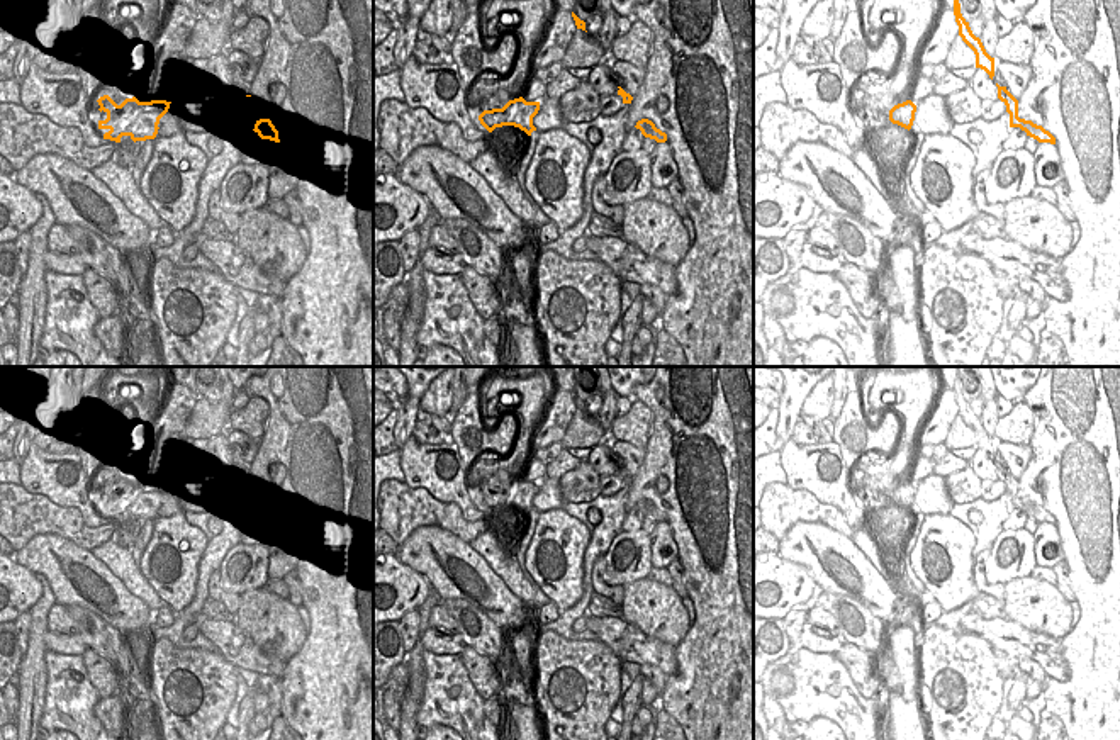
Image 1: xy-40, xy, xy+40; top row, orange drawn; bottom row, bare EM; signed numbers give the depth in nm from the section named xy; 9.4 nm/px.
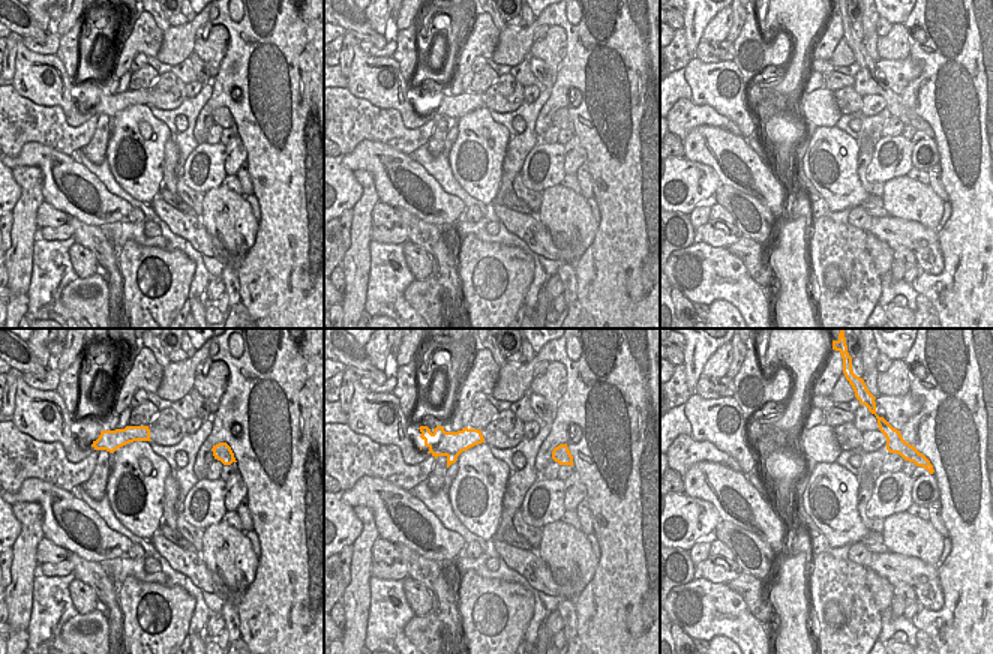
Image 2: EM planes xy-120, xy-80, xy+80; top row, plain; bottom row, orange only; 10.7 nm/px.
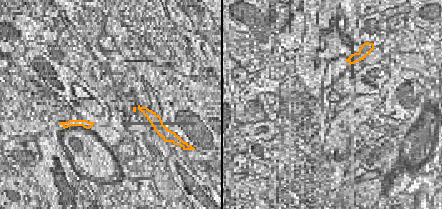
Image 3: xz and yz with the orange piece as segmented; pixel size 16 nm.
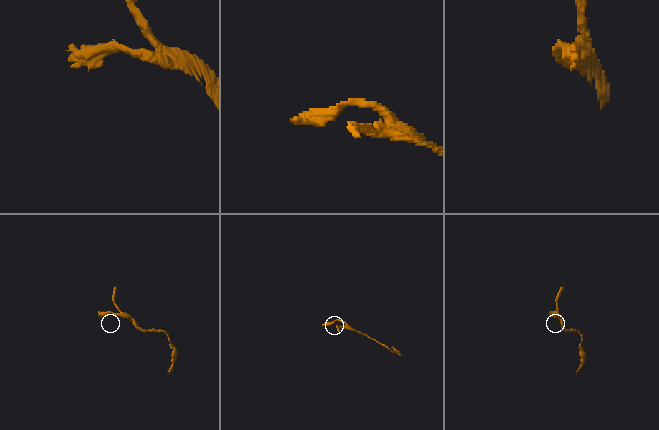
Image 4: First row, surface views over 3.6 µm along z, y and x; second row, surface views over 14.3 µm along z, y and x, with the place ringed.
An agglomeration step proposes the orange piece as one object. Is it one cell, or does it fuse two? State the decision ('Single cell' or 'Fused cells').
Fused cells

